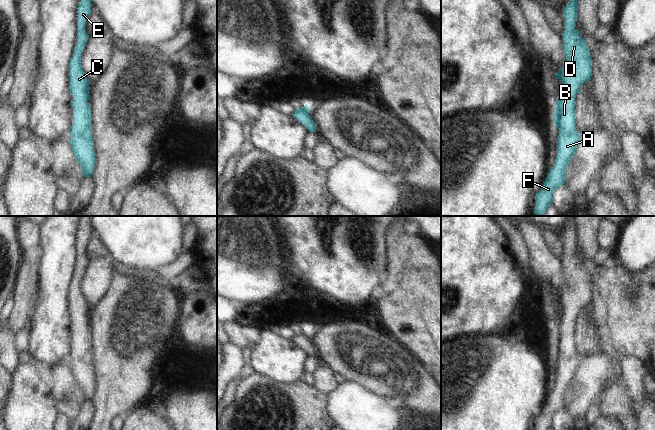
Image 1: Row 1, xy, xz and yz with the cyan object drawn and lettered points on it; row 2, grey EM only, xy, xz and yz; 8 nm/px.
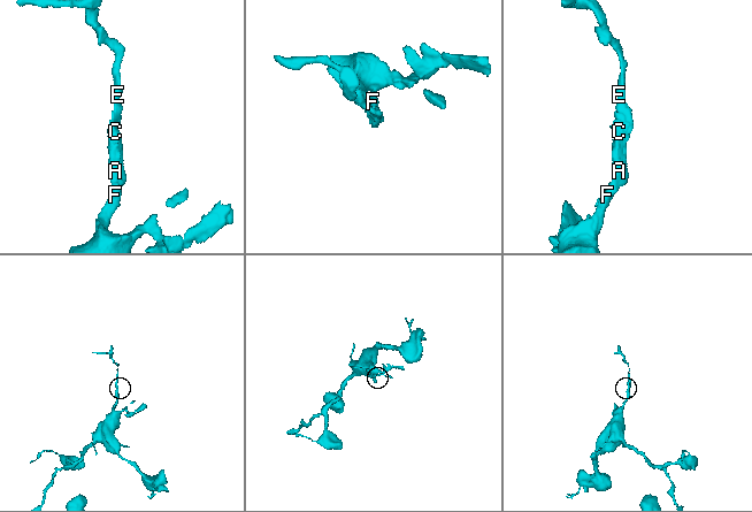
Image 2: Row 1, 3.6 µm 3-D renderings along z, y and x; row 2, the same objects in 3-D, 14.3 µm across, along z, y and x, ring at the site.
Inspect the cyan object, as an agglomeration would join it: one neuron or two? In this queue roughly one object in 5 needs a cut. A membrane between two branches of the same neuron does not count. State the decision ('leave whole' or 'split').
leave whole

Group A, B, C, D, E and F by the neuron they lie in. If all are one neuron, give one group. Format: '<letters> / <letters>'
A B C D E F

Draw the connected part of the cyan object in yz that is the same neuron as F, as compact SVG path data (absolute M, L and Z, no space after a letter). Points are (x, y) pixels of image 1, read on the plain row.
M571 216L571 225L563 231L563 240L565 242L565 254L562 258L564 265L564 276L566 285L561 294L555 297L557 303L561 305L562 319L555 325L555 334L553 336L553 348L558 352L557 380L555 389L550 393L546 403L543 405L541 414L535 420L535 430L550 430L553 425L553 417L557 412L566 406L566 392L571 386L579 367L580 357L575 353L575 319L579 318L579 311L584 306L588 306L592 300L592 282L587 270L586 263L579 261L579 255L575 253L575 247L578 245L578 228L576 216Z

